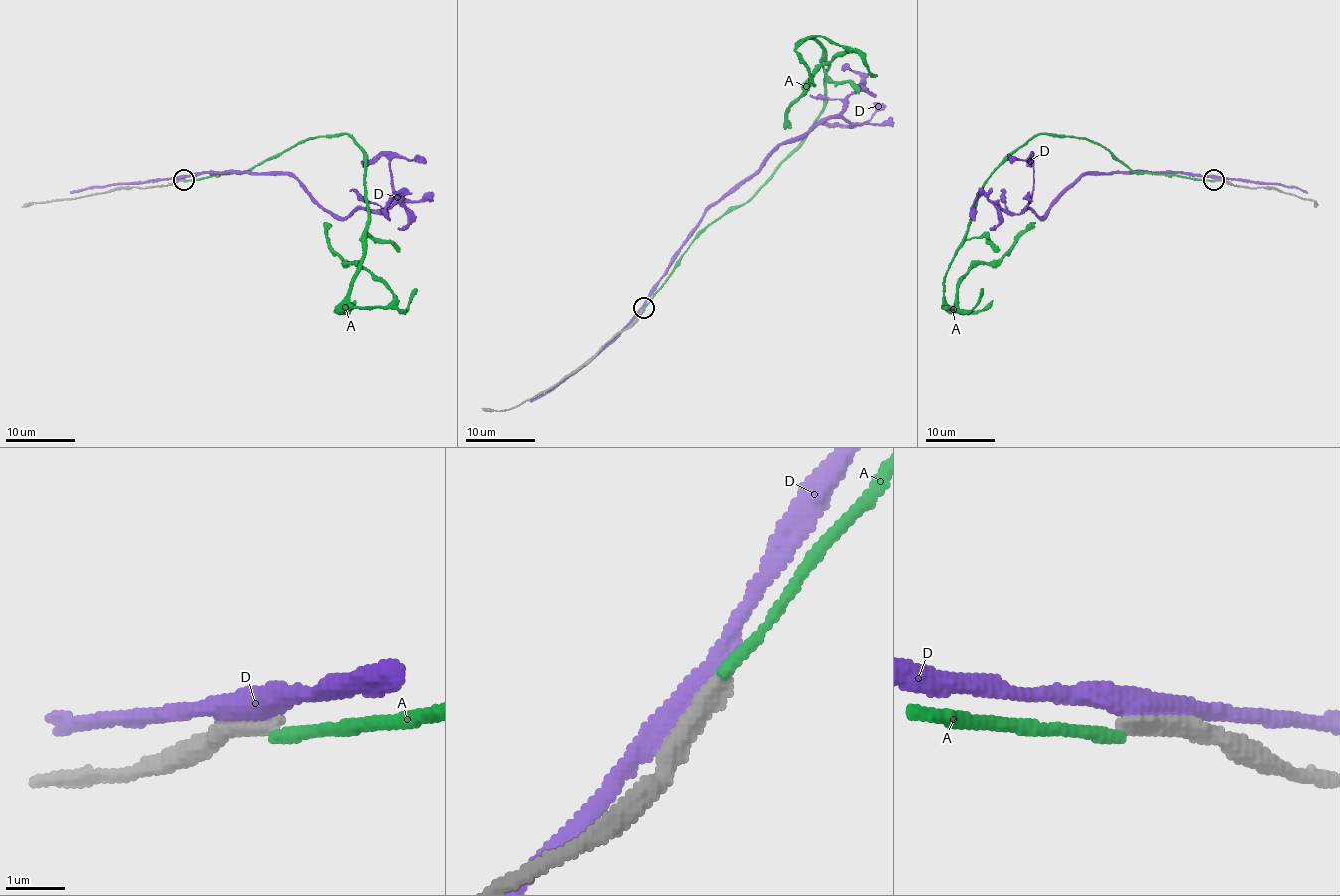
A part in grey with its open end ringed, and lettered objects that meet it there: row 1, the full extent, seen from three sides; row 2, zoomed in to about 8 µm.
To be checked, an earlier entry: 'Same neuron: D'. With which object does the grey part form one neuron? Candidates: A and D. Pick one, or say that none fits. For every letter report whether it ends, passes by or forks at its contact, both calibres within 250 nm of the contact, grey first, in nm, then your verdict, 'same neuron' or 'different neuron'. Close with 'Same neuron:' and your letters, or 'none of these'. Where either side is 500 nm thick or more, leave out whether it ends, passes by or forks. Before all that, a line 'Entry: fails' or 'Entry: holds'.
Entry: fails
A: it ends; calibres 300 and 190 nm; different neuron
D: it passes by; calibres 440 and 400 nm; different neuron
Same neuron: none of these

